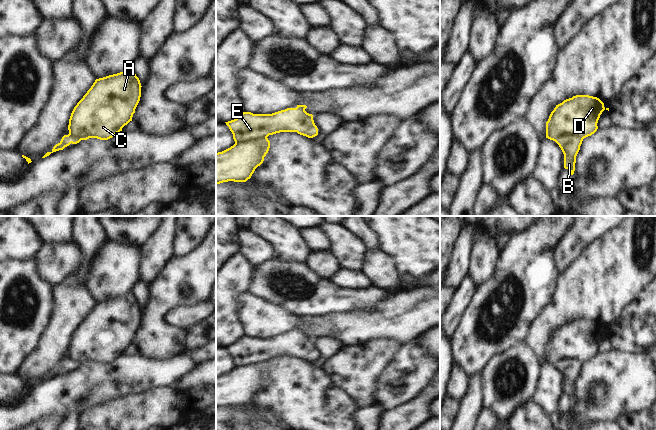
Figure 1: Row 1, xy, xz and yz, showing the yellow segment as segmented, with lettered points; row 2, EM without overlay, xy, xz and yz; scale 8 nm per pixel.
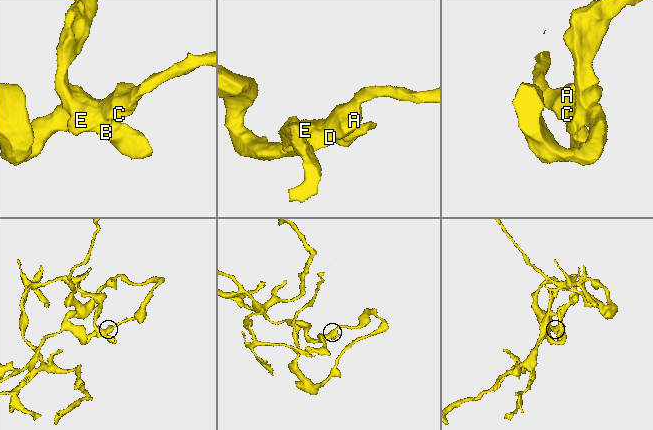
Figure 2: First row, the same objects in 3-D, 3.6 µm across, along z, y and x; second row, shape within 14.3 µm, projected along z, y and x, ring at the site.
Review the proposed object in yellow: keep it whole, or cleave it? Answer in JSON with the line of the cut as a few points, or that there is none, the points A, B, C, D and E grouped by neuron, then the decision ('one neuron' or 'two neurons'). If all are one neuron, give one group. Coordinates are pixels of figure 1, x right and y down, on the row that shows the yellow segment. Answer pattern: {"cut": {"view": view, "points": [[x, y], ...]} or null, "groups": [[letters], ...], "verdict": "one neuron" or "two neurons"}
{"cut": {"view": "xz", "points": [[266, 137], [258, 137], [235, 144]]}, "groups": [["A", "C", "D"], ["B", "E"]], "verdict": "two neurons"}

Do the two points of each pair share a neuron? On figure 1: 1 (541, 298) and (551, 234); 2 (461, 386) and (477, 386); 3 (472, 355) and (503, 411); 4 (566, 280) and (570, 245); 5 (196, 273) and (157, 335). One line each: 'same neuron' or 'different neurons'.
1: same neuron
2: different neurons
3: different neurons
4: different neurons
5: same neuron

